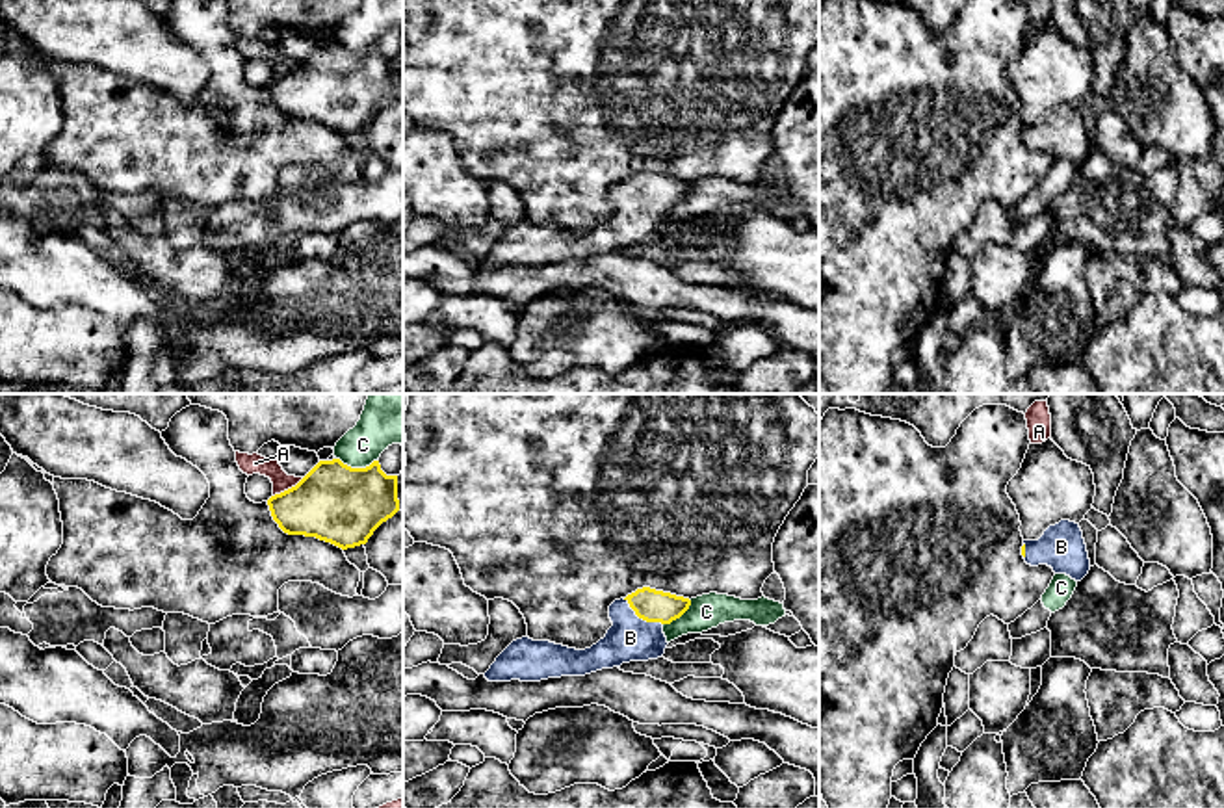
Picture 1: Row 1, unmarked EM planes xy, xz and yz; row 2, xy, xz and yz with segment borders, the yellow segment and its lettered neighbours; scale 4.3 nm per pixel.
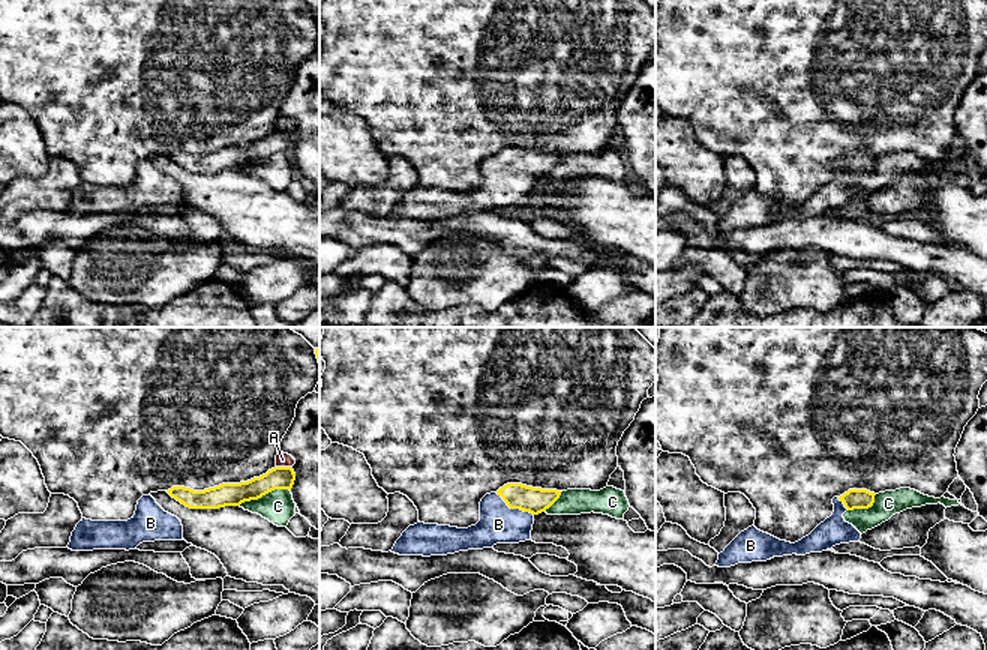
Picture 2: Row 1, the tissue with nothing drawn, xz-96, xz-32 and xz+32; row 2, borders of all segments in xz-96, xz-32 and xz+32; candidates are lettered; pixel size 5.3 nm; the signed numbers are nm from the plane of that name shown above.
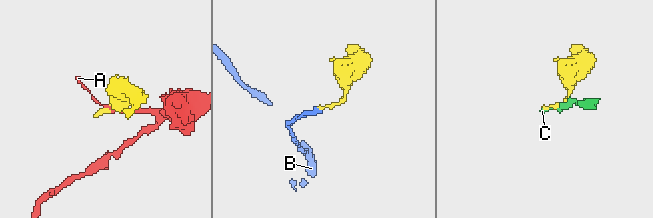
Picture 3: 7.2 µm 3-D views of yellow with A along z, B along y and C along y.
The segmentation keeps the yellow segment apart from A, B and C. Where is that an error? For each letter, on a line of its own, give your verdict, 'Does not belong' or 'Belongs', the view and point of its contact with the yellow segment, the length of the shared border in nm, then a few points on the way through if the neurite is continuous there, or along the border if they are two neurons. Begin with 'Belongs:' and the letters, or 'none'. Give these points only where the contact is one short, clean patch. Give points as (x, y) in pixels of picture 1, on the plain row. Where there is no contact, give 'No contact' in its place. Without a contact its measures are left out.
Belongs: B
A: Does not belong. Touches yellow at xy (288, 73). Shared border 160 nm
B: Belongs. Touches yellow at xz (641, 201). Shared border 200 nm. Path across: xz (654, 190), (641, 201), (638, 214), (630, 221)
C: Does not belong. Touches yellow at xy (357, 52). Shared border 180 nm

